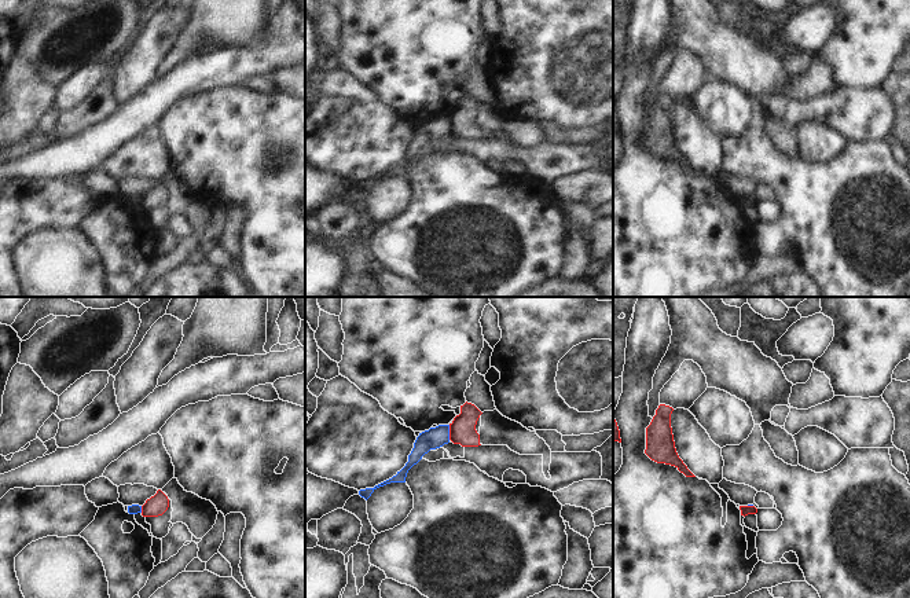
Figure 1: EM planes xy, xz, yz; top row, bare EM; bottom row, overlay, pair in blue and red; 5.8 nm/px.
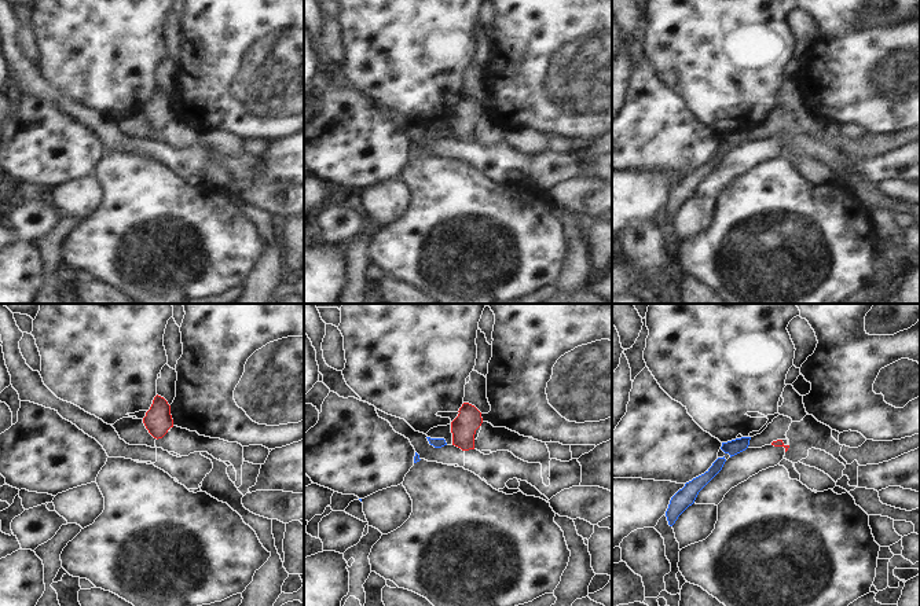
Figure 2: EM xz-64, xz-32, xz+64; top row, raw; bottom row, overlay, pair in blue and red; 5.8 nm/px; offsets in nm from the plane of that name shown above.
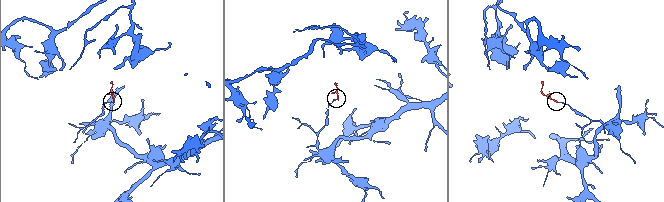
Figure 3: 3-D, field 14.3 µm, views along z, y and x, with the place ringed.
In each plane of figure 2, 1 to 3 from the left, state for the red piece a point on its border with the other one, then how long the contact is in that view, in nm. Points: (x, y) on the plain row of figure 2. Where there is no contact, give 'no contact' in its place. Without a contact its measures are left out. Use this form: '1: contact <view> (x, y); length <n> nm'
1: no contact
2: no contact
3: no contact

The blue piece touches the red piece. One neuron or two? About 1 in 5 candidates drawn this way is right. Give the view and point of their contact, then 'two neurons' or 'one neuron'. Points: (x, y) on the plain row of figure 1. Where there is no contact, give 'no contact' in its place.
xz (448, 124) | two neurons

